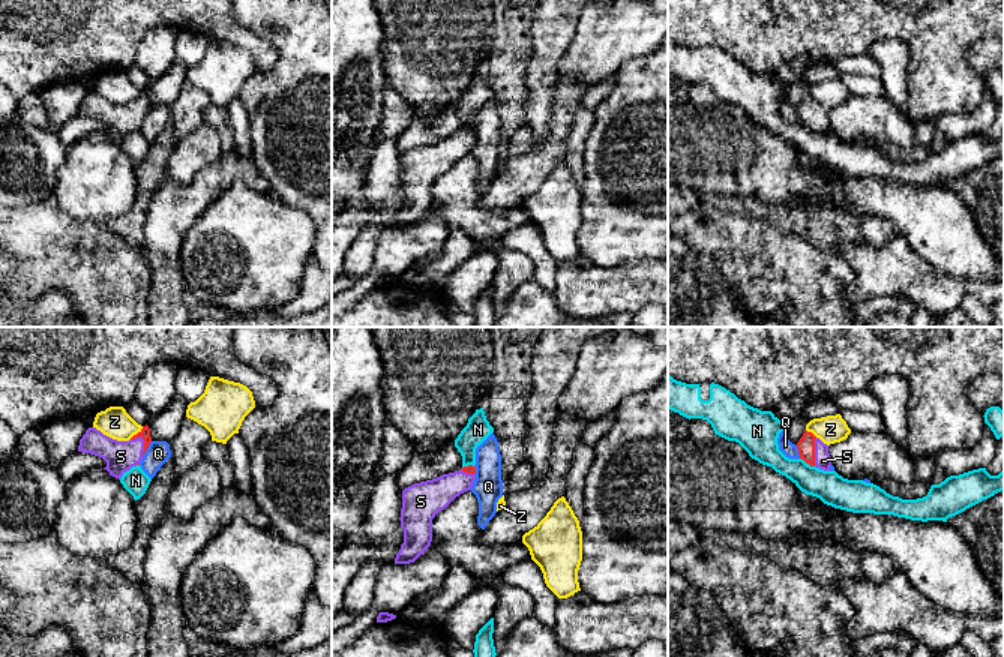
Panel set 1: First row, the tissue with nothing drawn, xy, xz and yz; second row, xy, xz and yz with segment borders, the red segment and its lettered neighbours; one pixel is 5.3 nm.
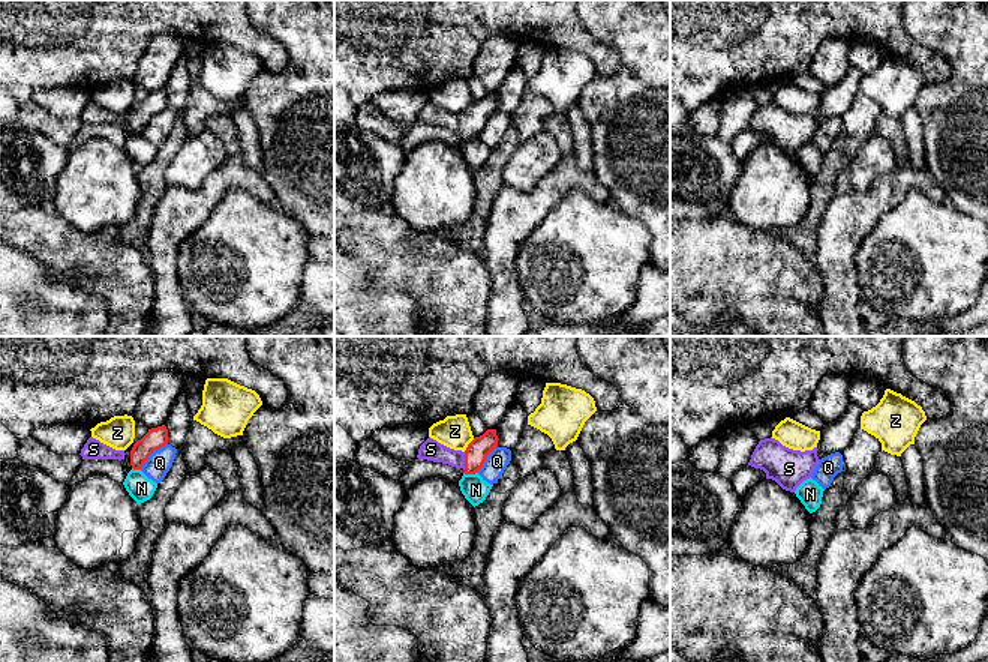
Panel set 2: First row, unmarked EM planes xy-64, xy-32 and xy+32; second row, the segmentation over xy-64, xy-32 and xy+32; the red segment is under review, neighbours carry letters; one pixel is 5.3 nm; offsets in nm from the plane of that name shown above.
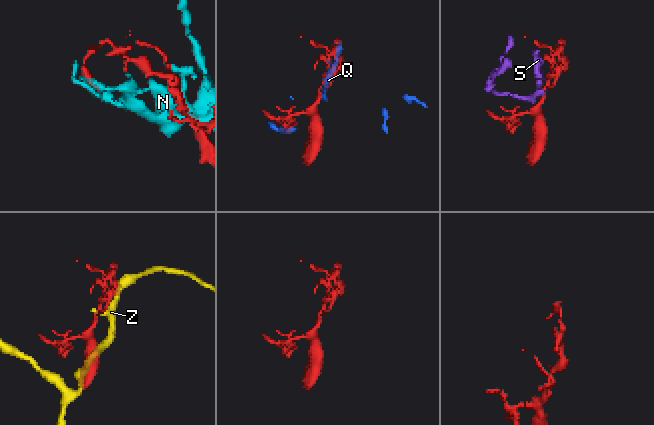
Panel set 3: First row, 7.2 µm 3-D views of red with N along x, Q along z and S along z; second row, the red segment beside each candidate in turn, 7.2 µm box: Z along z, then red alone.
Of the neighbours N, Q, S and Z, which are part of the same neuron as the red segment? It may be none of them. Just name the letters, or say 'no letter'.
S

